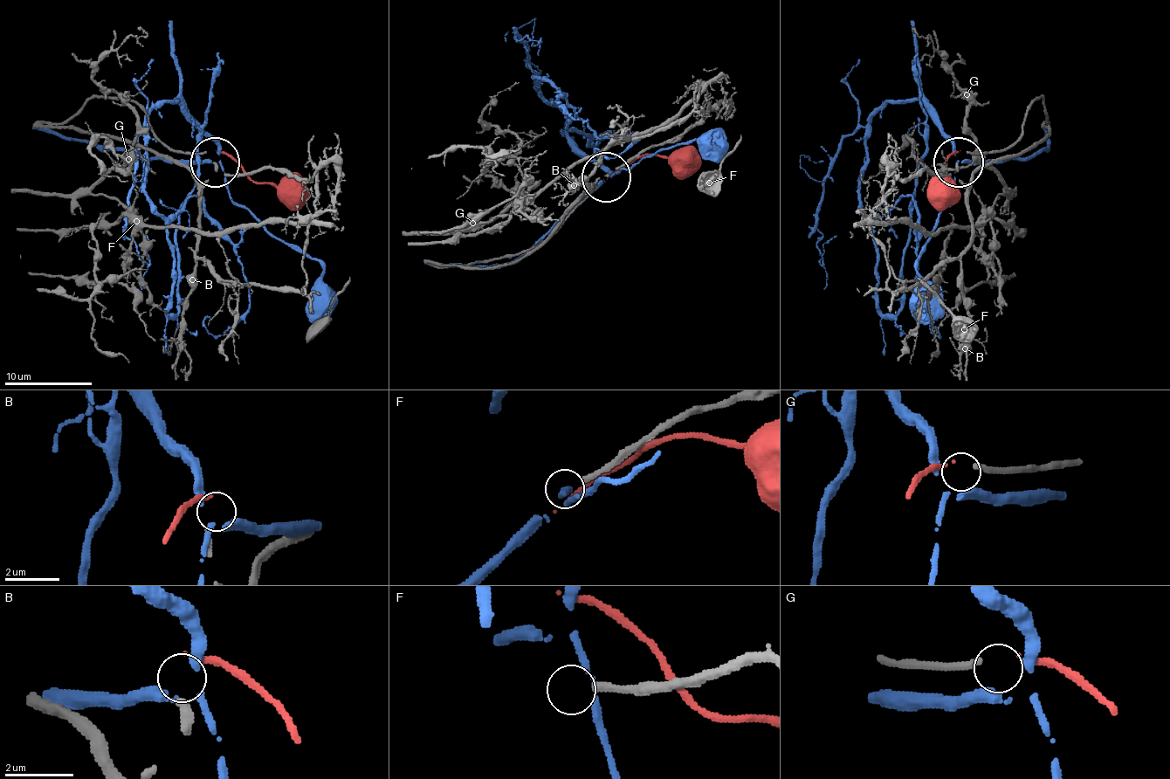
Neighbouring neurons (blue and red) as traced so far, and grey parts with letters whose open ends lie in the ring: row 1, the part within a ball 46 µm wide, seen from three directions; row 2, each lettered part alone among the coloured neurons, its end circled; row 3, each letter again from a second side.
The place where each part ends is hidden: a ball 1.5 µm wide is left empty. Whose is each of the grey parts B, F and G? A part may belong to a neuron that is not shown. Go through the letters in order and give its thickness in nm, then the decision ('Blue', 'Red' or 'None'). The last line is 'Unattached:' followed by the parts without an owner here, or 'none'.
B: Thickness 260 nm. None
F: Thickness 200 nm. None
G: Thickness 190 nm. Red
Unattached: B, F

